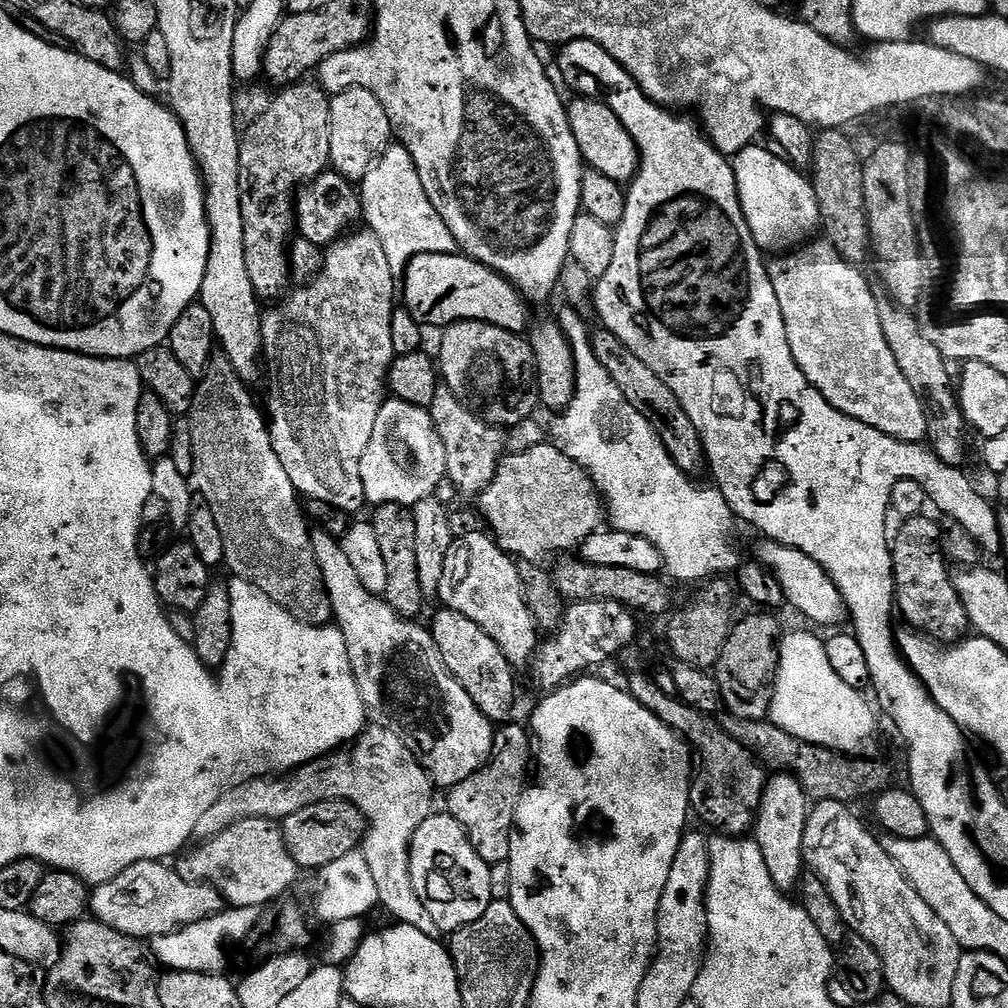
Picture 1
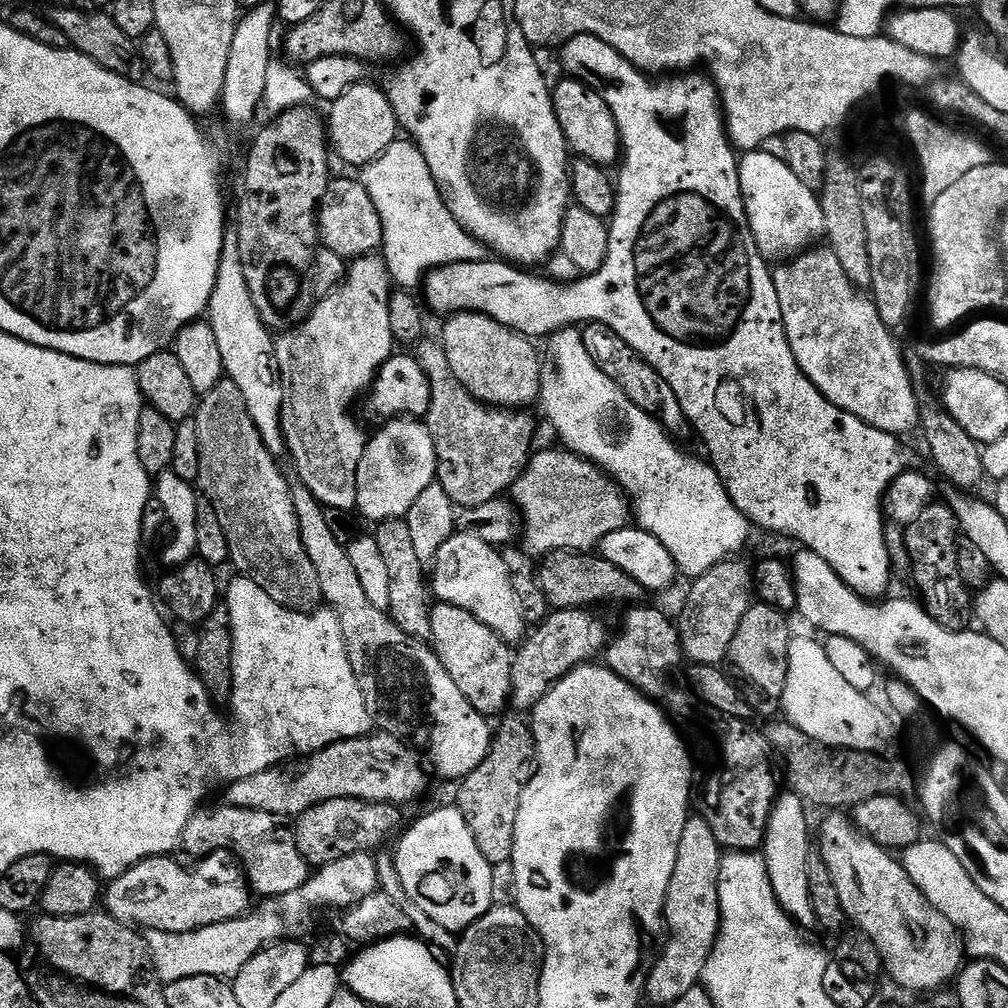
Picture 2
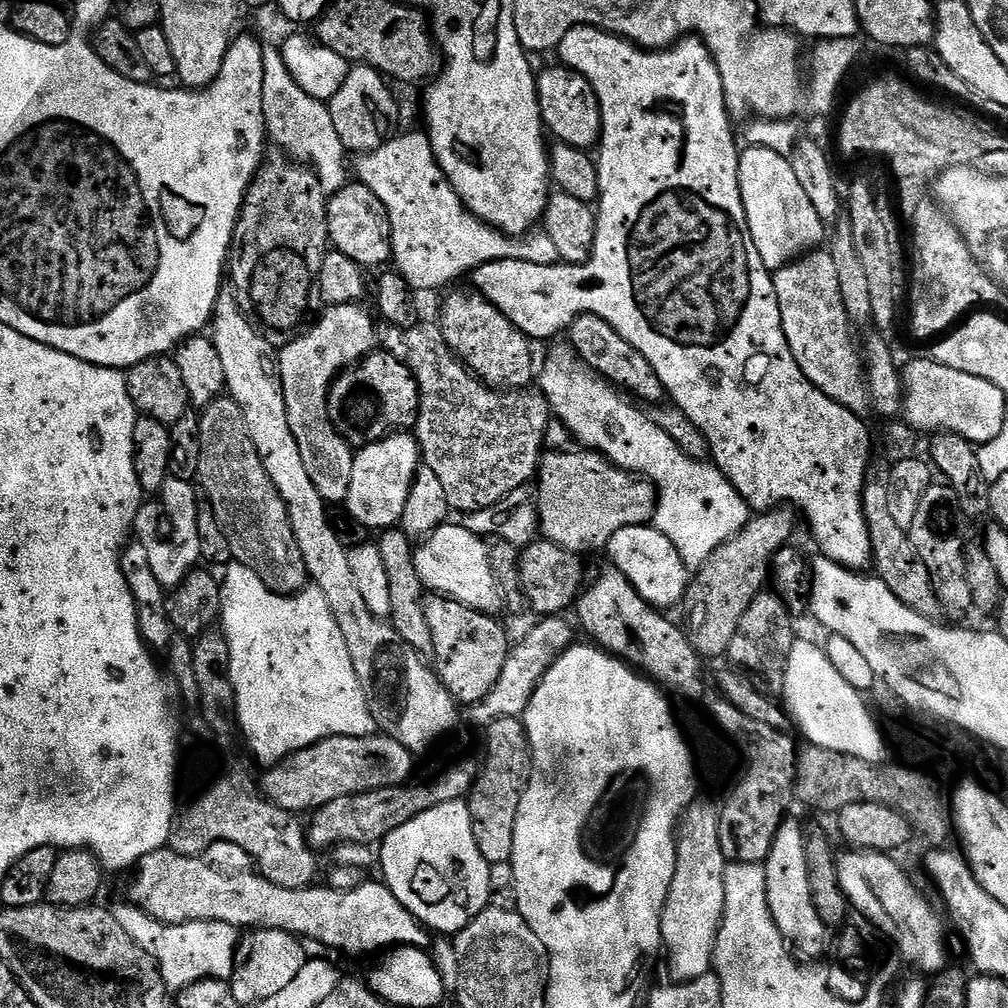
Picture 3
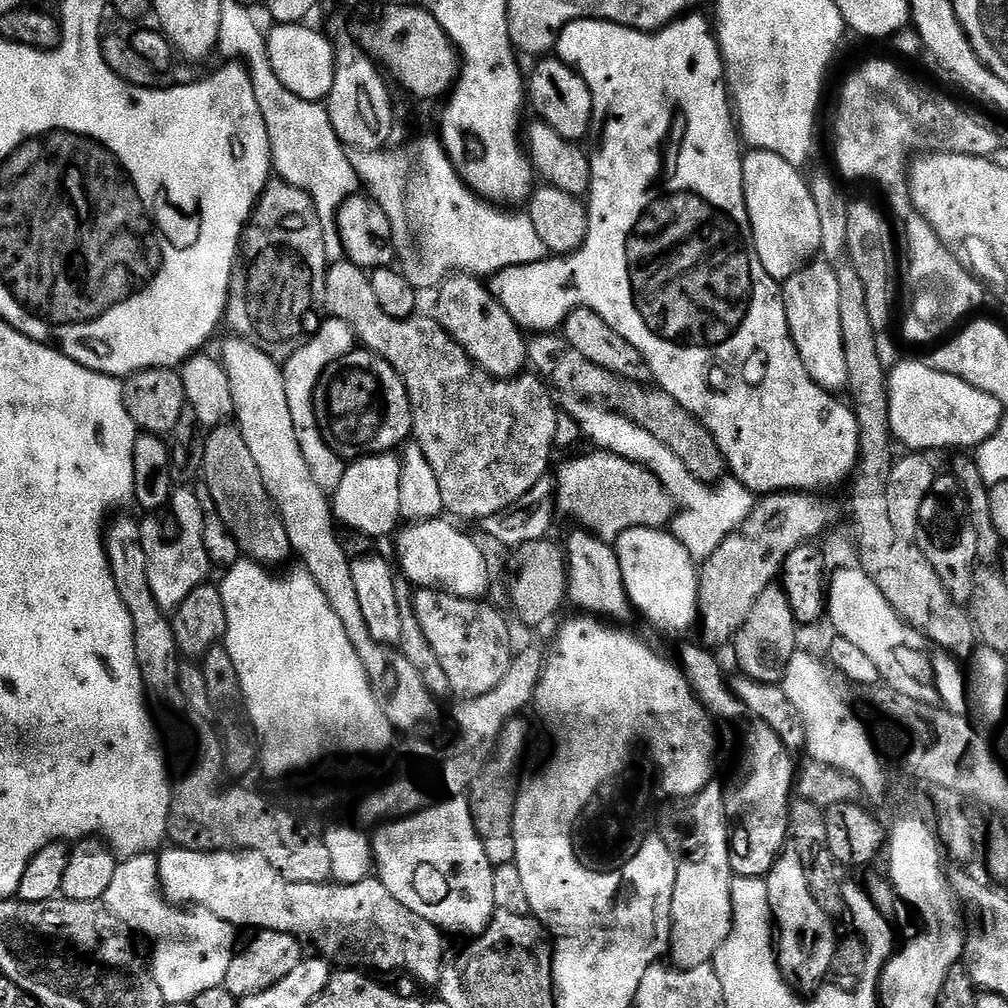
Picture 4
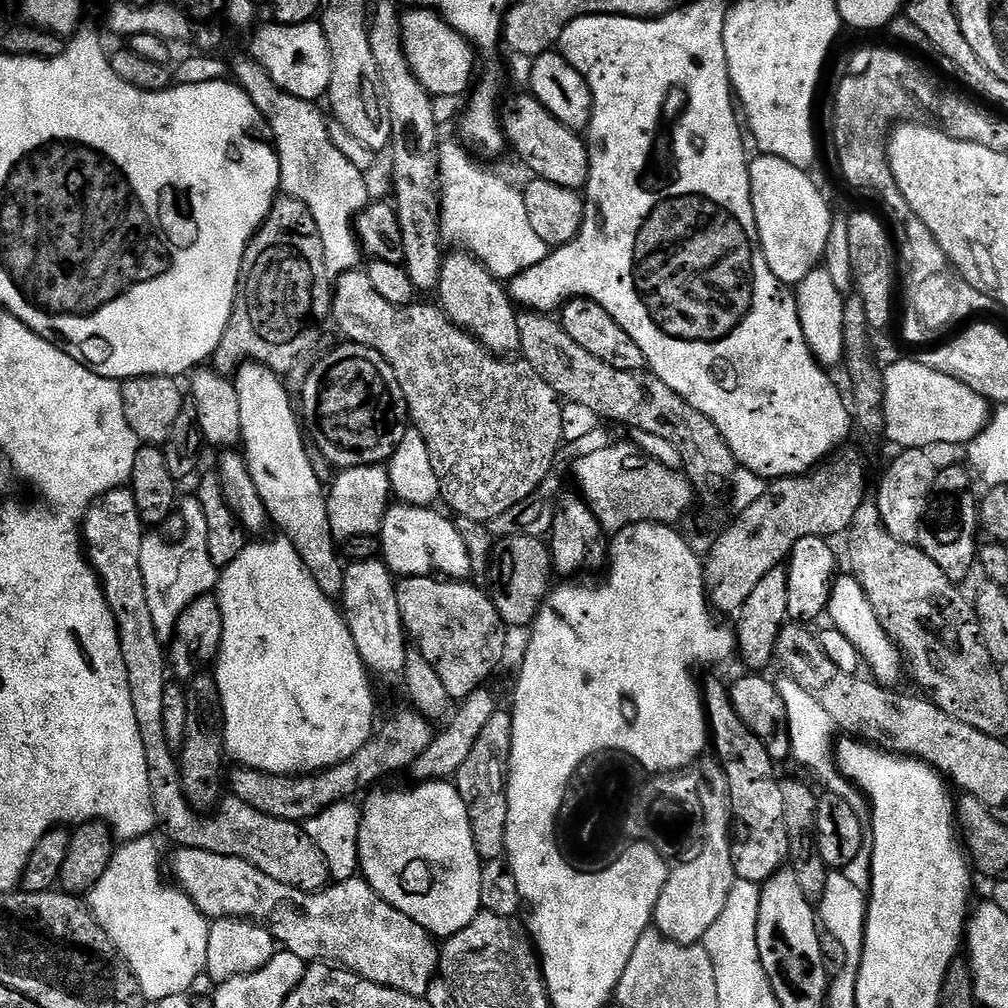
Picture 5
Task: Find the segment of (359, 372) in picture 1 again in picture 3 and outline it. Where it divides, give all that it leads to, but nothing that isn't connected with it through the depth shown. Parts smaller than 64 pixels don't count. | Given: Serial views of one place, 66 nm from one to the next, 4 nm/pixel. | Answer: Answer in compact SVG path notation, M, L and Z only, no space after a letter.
M363 303L334 304L325 307L322 315L307 331L297 335L296 339L291 340L290 343L283 345L278 352L280 381L282 382L282 390L286 398L286 418L290 418L290 431L294 433L294 442L298 442L298 454L302 454L302 462L306 462L306 470L310 474L310 482L314 482L318 494L322 494L324 501L332 506L335 506L339 500L340 503L347 501L350 474L354 470L354 462L352 461L354 448L336 432L331 418L328 417L328 393L332 381L341 372L353 367L363 358L370 356L377 347L377 321L374 319L373 313L371 311L368 313L364 307Z

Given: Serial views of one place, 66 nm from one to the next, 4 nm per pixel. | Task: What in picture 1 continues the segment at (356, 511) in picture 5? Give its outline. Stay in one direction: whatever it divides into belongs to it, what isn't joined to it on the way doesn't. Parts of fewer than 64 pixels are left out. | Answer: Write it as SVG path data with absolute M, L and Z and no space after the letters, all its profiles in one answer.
M397 398L385 399L378 410L378 422L374 422L374 435L370 437L370 446L362 454L362 490L369 505L402 504L415 506L423 504L436 492L436 487L445 483L448 475L446 466L446 446L438 438L438 430L432 421L432 413L427 408L419 408Z

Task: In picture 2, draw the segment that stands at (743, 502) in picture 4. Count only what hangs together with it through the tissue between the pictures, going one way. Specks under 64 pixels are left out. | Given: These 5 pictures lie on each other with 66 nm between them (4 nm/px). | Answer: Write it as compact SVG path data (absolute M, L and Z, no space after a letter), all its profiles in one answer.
M579 327L559 328L547 337L546 344L548 356L546 352L546 363L540 373L538 401L539 407L544 407L543 419L553 424L559 443L567 451L596 464L620 485L630 501L635 523L642 530L654 534L654 538L670 550L670 558L674 558L679 575L687 578L701 576L706 574L706 570L739 553L736 551L748 540L750 522L740 513L738 506L734 506L722 478L711 463L680 452L676 445L679 443L664 431L659 420L648 412L638 410L638 406L622 394L614 378L606 378L606 374L602 374L594 358L590 358L590 353L586 351L584 333Z

